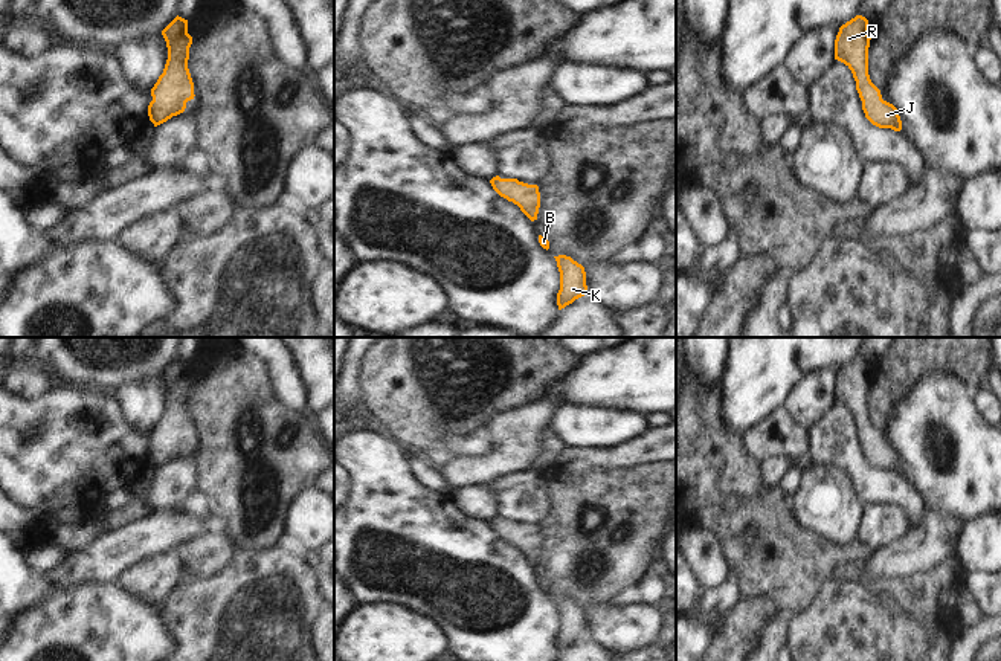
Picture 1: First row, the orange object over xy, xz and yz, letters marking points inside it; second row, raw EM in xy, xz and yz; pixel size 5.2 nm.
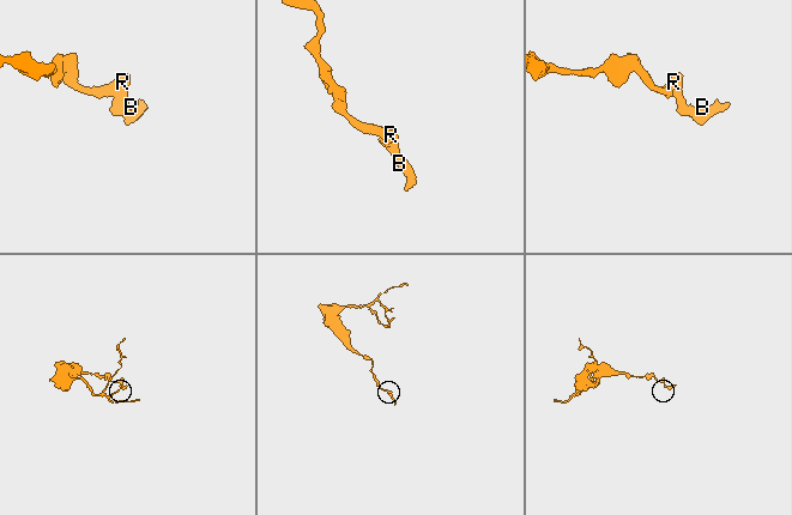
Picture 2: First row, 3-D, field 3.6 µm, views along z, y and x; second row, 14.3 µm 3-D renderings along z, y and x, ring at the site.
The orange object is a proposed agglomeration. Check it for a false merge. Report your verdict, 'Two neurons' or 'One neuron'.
One neuron.

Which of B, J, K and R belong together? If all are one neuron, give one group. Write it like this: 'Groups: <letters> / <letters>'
Groups: B J K R.

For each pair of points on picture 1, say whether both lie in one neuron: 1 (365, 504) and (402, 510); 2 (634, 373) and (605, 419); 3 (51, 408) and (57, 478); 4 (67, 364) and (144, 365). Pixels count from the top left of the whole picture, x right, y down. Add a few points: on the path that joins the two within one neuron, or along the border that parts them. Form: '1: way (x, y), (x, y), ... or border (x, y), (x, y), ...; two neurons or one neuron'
1: way (374, 504), (382, 504), (392, 510); one neuron
2: border (576, 405), (632, 409), (644, 415); two neurons
3: way (57, 425), (57, 461); one neuron
4: way (86, 357), (125, 359); one neuron

